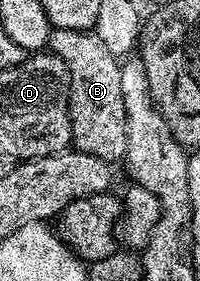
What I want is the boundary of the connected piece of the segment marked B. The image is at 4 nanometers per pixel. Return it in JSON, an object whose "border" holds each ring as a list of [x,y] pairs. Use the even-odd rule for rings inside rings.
{"border":[[[73,29],[52,30],[47,42],[50,54],[65,61],[65,69],[69,69],[71,78],[71,141],[74,150],[89,153],[93,157],[101,157],[106,163],[118,164],[127,153],[127,114],[125,113],[125,97],[121,97],[120,60],[109,49],[105,49],[105,41],[96,35],[94,30],[74,31]]]}

